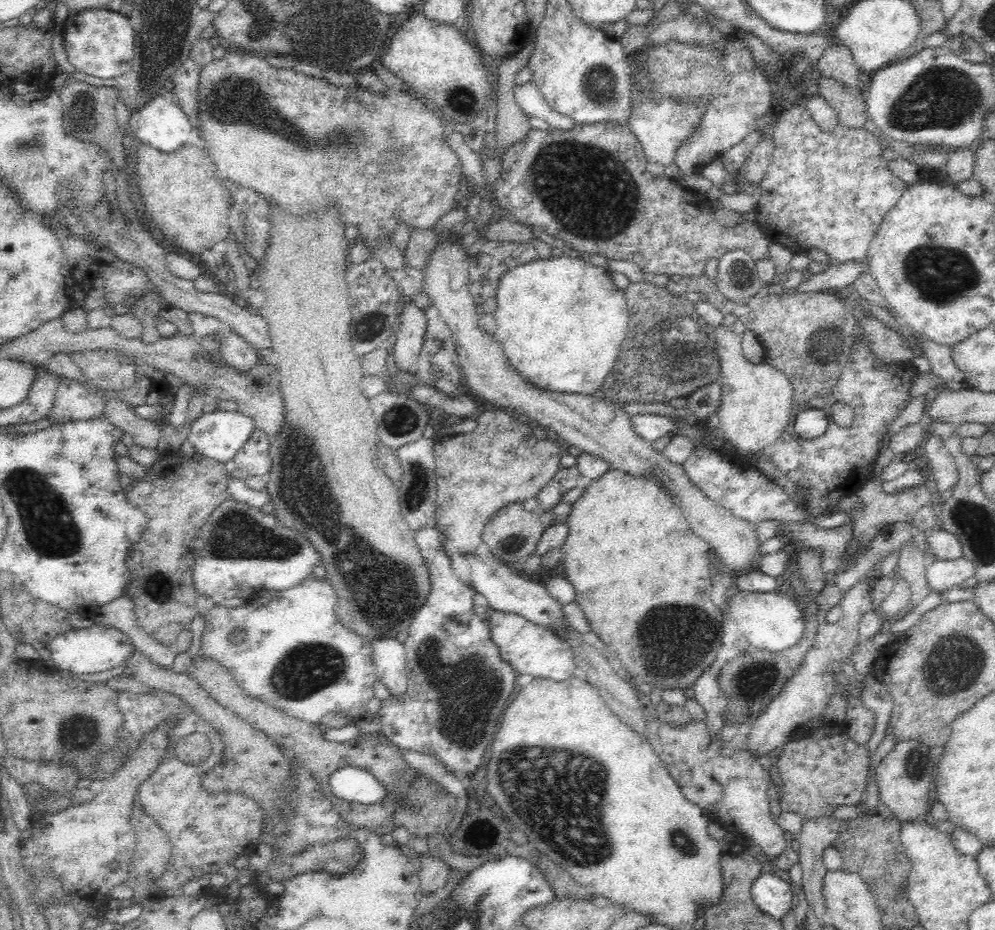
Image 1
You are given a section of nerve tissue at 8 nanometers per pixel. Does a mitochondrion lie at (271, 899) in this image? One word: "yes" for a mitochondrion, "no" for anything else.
no

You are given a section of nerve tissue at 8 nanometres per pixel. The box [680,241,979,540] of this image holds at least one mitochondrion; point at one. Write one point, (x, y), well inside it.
(826, 343)

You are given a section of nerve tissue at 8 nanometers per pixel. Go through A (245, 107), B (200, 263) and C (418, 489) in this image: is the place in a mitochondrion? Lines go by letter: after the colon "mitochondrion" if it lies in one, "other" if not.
A: mitochondrion
B: other
C: mitochondrion

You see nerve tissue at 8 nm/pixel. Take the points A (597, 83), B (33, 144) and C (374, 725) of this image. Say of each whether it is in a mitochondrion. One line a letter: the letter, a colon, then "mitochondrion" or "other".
A: mitochondrion
B: mitochondrion
C: other

